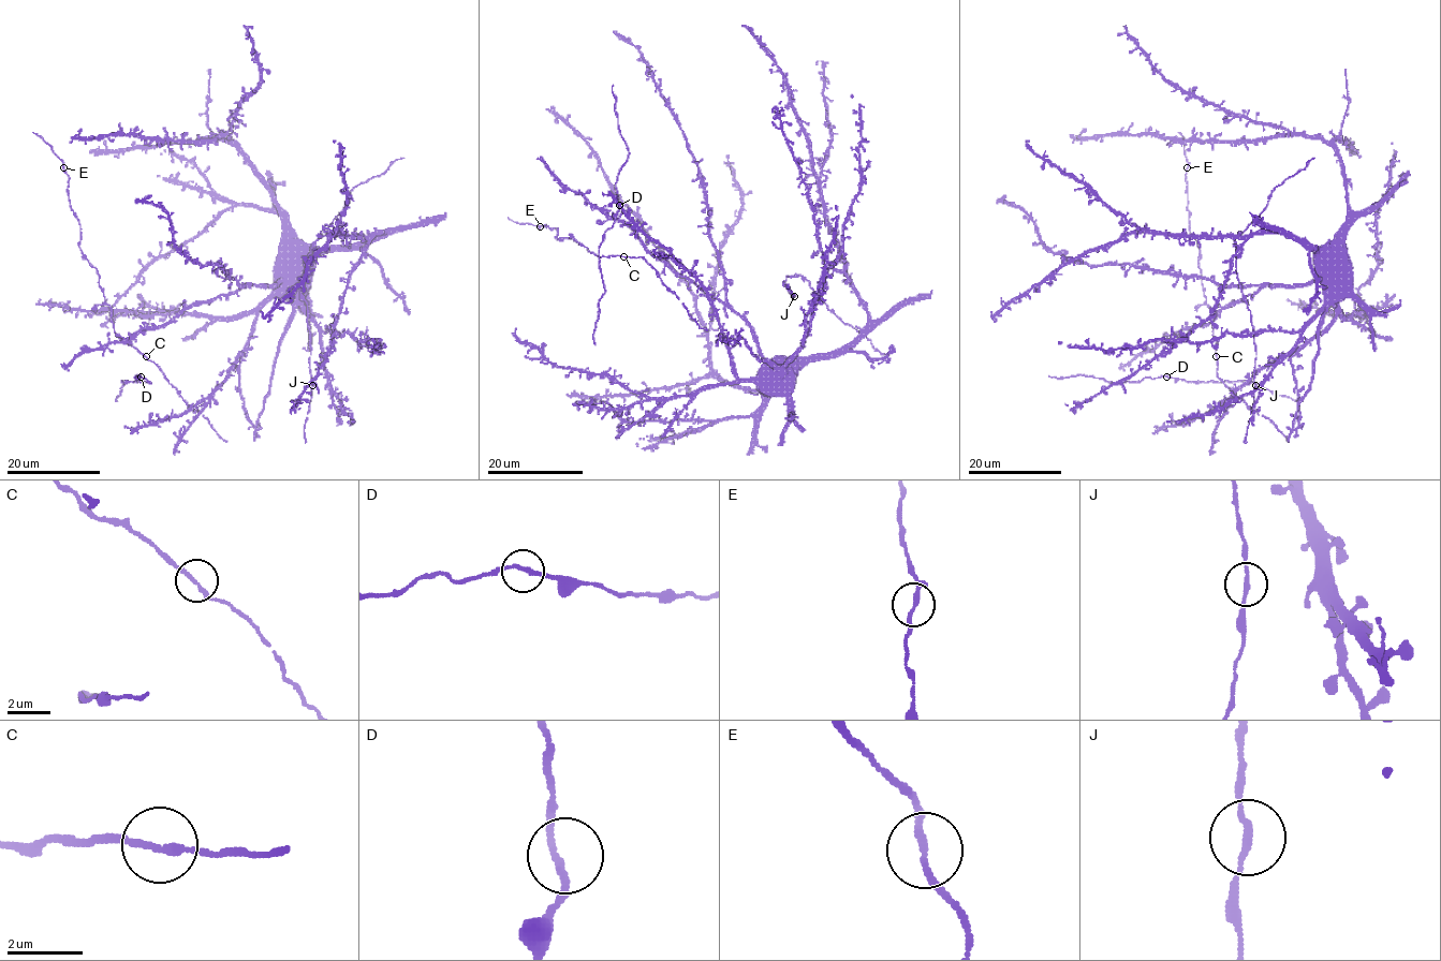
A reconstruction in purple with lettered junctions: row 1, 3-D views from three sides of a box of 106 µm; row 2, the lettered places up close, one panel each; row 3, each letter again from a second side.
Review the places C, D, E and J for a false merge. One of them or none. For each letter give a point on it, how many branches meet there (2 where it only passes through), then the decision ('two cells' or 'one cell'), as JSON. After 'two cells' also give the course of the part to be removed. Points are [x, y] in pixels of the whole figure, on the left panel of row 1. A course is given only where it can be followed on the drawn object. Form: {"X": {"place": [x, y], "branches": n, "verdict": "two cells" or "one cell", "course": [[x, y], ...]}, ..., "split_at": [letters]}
{"C": {"place": [146, 356], "branches": 2, "verdict": "one cell"}, "D": {"place": [141, 376], "branches": 2, "verdict": "one cell"}, "E": {"place": [63, 167], "branches": 2, "verdict": "one cell"}, "J": {"place": [312, 385], "branches": 2, "verdict": "one cell"}, "split_at": []}

